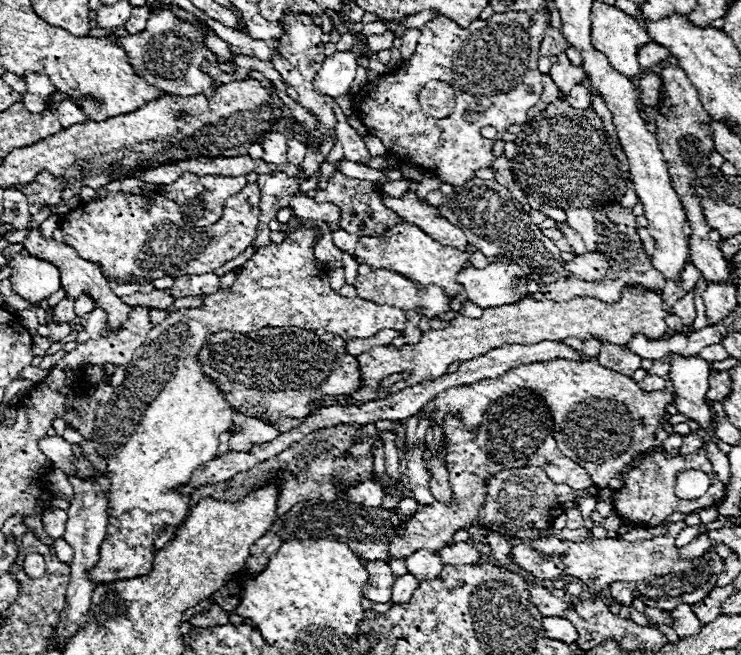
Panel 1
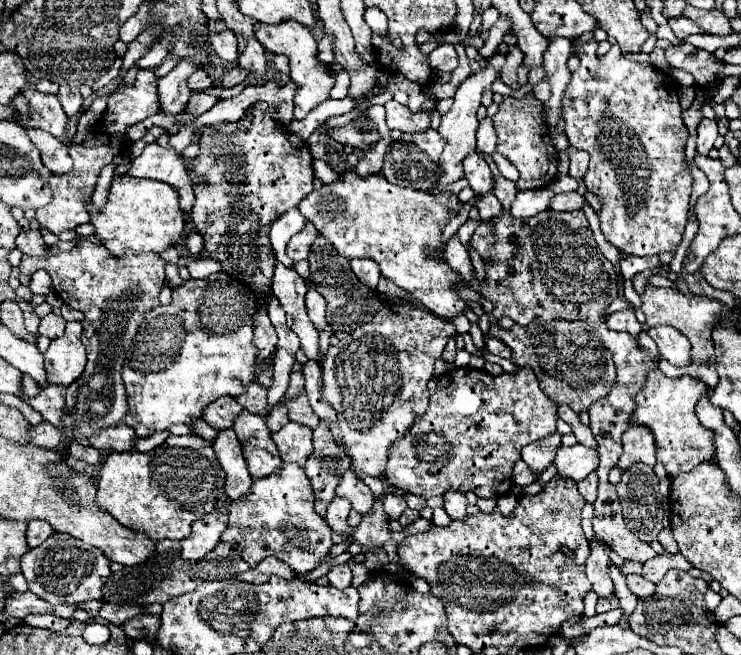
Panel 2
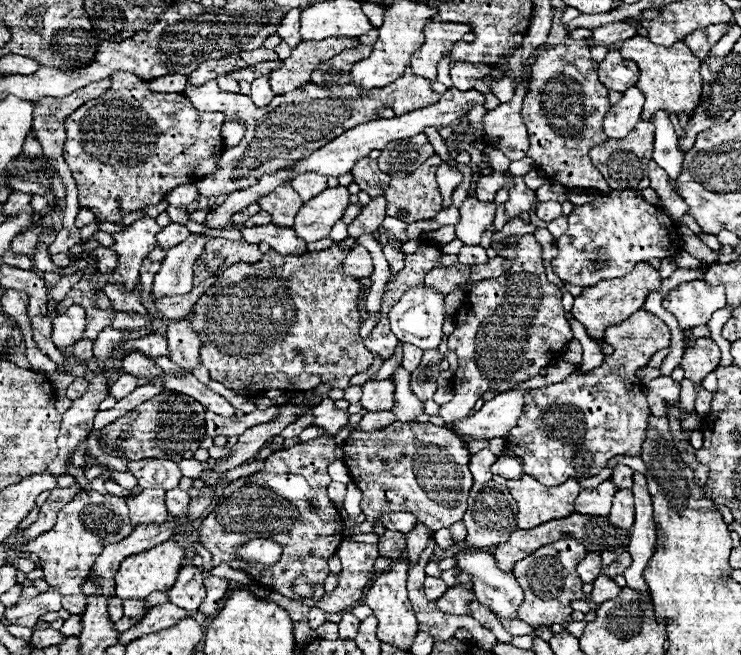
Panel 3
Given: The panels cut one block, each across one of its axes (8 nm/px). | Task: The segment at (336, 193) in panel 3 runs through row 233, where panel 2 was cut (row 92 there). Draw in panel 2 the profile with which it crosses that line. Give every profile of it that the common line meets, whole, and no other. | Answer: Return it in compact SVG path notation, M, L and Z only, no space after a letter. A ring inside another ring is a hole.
M286 20L276 26L268 24L256 24L256 38L258 42L270 52L270 54L284 54L290 62L290 78L296 82L296 98L294 98L294 118L302 120L306 114L330 98L330 90L334 86L334 72L318 58L318 48L312 32L302 26L300 22Z

